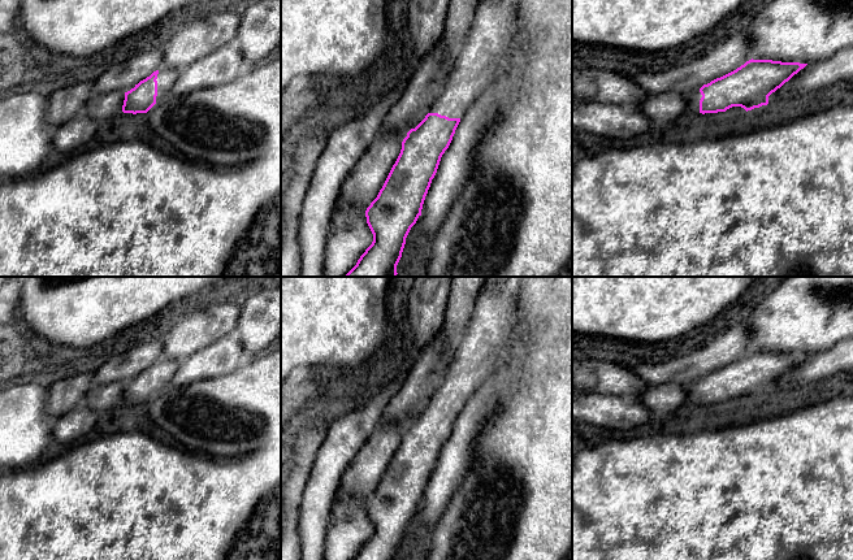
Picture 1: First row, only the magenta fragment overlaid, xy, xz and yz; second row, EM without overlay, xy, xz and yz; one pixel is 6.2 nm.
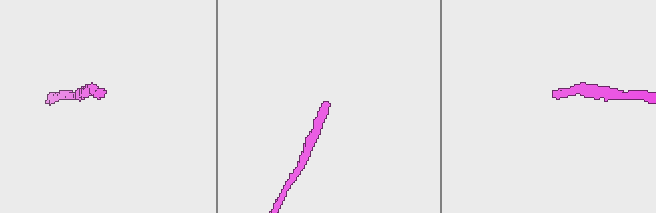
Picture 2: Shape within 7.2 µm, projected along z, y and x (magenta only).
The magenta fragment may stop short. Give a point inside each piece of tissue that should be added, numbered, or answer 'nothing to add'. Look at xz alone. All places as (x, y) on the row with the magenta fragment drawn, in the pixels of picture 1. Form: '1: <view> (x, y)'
1: xz (494, 25)

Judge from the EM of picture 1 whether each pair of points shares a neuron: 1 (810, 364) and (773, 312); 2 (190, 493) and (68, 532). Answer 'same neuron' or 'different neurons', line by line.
1: different neurons
2: same neuron

